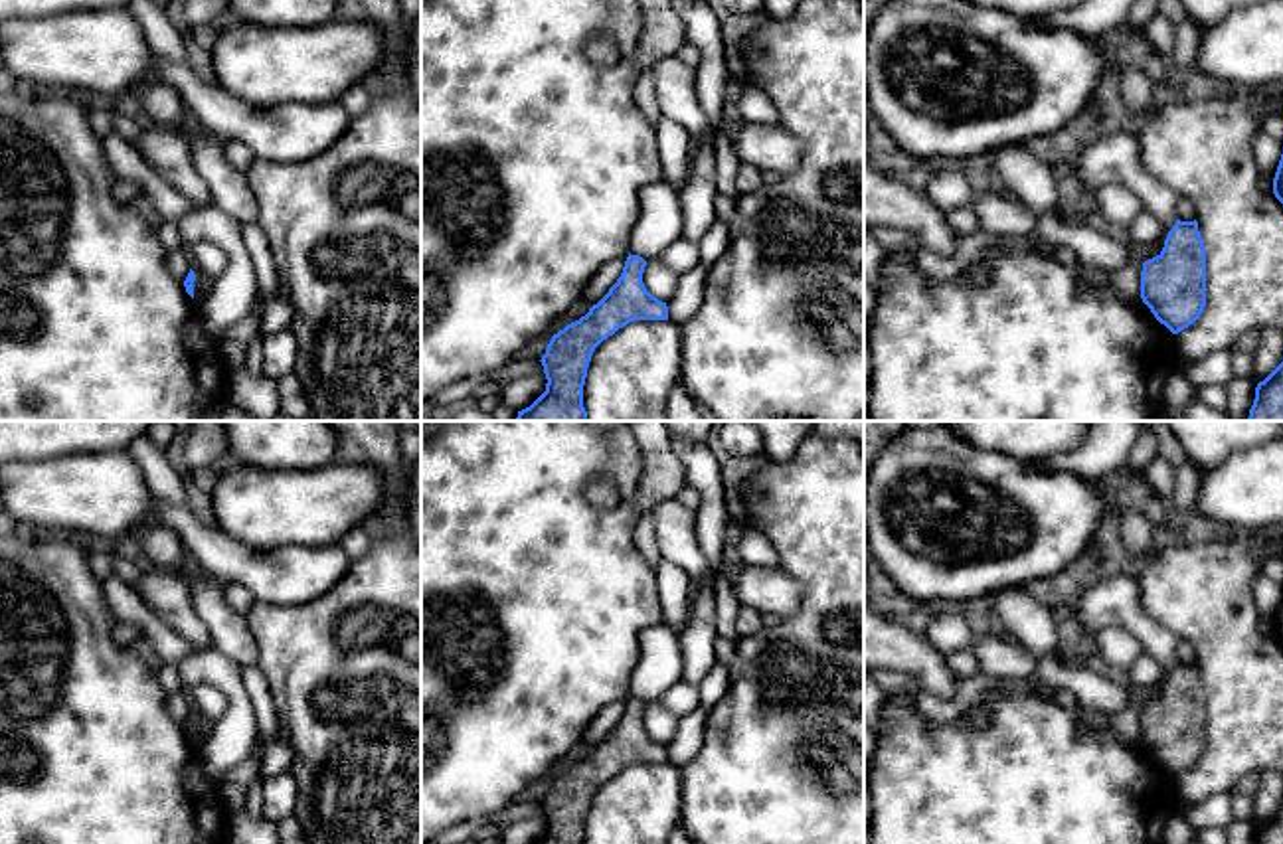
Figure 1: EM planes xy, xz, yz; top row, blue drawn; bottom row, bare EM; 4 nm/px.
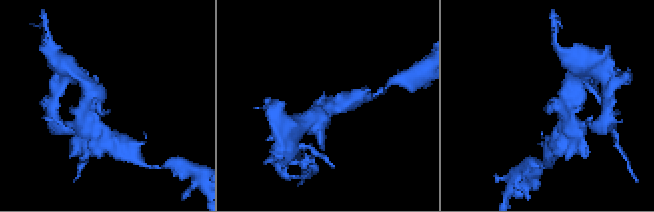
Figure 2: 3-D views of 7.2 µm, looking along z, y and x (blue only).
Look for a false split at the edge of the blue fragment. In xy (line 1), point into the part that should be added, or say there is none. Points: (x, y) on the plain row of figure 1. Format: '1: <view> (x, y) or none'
1: none

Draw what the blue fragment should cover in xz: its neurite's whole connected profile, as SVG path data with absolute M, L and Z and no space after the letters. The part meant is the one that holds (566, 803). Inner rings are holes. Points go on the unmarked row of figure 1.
M629 696L623 716L609 735L593 747L585 759L552 779L546 797L540 802L548 826L546 834L536 844L583 844L587 810L595 791L603 783L633 763L668 763L666 745L652 739L642 725L644 710L646 704L642 700Z

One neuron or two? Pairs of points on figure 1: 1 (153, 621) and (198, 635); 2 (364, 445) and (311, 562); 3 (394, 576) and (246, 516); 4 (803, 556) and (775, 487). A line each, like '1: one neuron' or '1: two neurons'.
1: two neurons
2: two neurons
3: two neurons
4: one neuron

